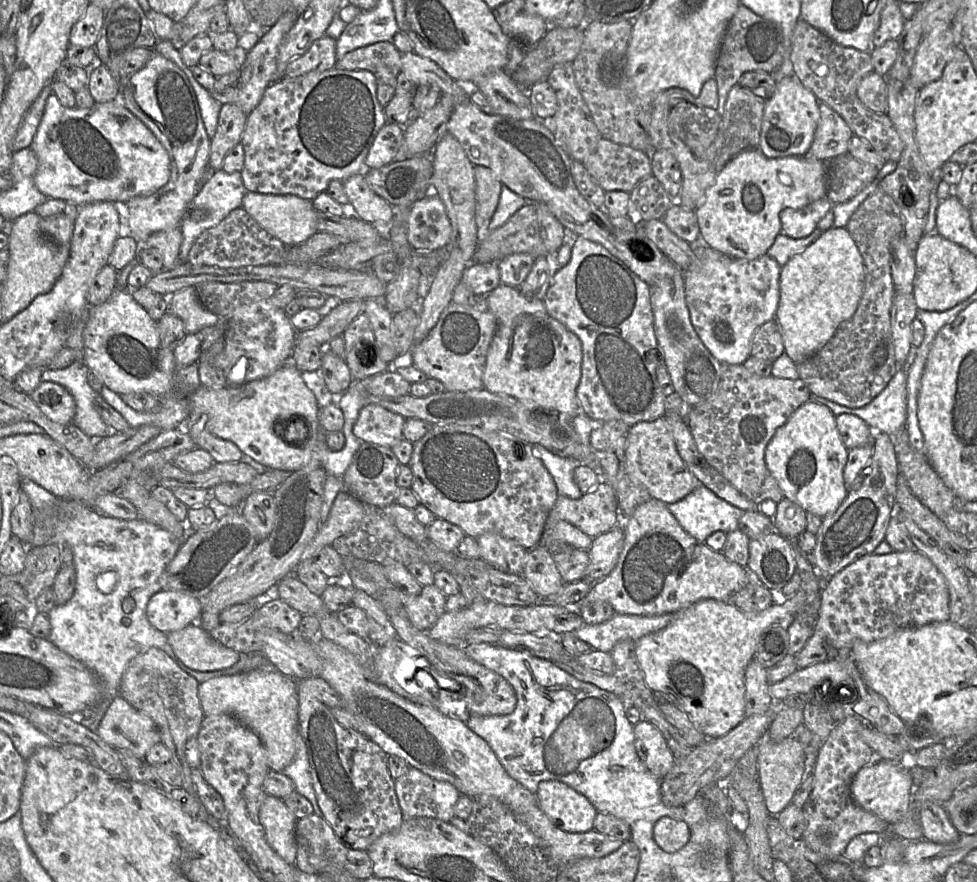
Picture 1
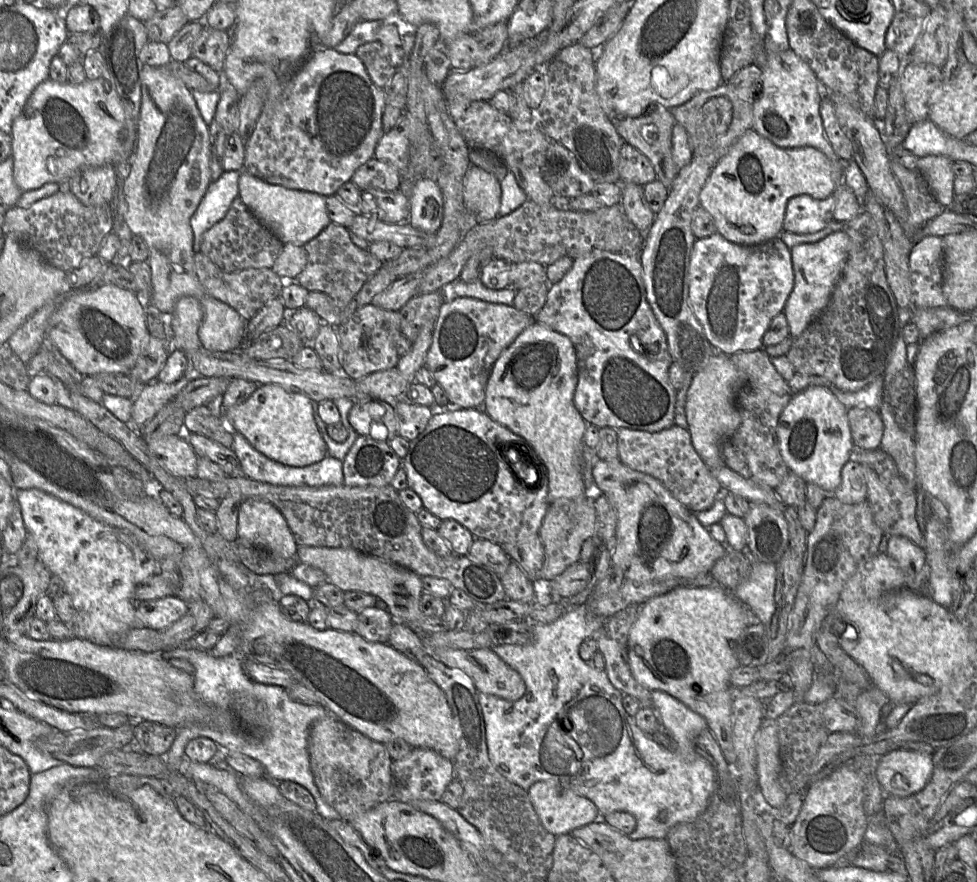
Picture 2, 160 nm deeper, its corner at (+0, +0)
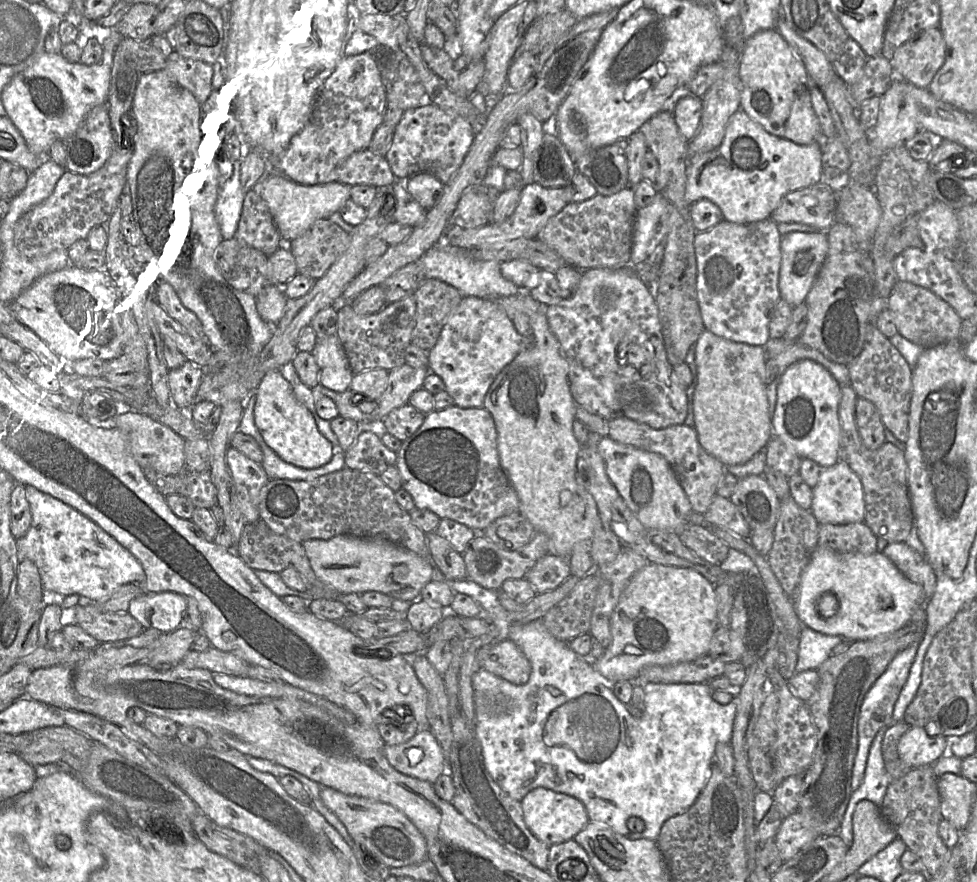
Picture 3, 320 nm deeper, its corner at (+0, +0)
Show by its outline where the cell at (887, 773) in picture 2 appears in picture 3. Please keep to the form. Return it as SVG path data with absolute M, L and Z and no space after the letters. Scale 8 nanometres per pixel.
M909 727L898 742L901 760L910 768L932 765L949 751L949 739L930 736L922 727Z

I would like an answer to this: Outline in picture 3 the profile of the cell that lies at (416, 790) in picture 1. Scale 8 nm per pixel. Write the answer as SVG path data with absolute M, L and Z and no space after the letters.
M429 728L419 729L405 743L385 745L384 753L398 772L432 784L447 772L446 755Z

